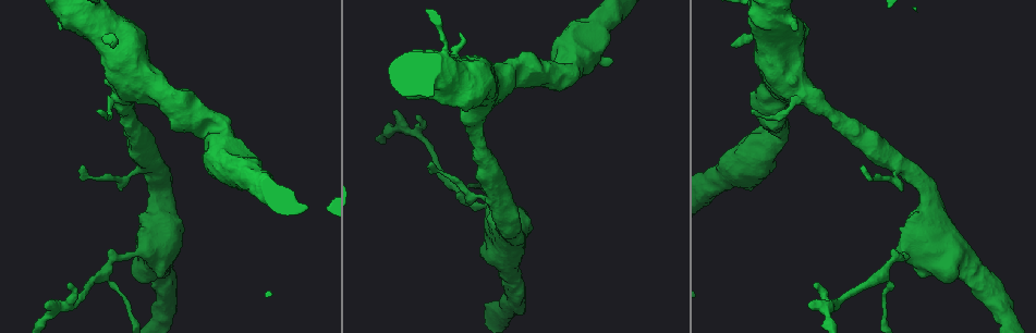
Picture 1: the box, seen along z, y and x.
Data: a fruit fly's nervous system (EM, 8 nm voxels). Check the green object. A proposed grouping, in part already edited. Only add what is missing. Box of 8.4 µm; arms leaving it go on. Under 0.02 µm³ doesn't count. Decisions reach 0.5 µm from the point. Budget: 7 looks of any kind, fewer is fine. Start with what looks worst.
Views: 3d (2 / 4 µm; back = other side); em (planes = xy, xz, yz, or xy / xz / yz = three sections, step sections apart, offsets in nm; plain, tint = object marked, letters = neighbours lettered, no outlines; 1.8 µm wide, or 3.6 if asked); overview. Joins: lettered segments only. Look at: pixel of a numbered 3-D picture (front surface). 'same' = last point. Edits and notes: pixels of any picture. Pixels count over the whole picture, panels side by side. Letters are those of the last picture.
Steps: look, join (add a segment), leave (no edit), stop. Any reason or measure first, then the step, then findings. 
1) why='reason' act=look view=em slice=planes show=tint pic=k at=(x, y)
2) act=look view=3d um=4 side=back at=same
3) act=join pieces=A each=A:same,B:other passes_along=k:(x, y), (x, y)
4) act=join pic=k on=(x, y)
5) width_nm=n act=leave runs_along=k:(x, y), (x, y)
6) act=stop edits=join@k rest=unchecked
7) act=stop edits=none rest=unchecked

why='free end' act=look view=em um=3.6 slice=planes show=plain pic=1 at=(730, 45)

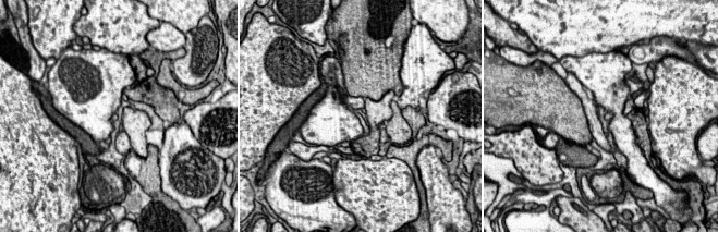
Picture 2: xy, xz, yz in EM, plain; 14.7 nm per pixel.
act=look view=em um=3.6 slice=planes show=letters at=same

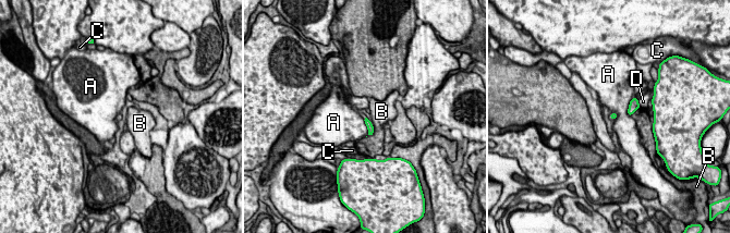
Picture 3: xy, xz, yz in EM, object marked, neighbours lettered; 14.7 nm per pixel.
act=leave each=A:other,B:other,C:other,D:other border=3:(633, 96), (629, 105), (629, 115) found='none of them fits'

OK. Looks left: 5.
why='tapers out' act=look view=3d um=2 pic=1 at=(813, 285)

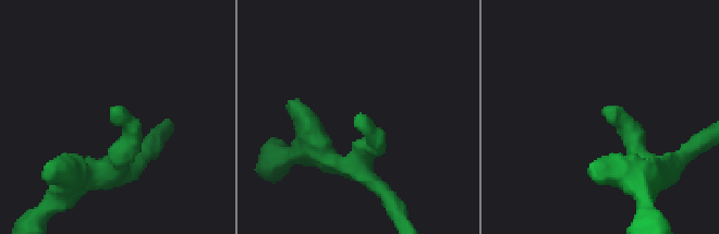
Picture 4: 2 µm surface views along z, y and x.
why='need the tissue' act=look view=em slice=xy step=16 show=tint pic=4 at=(603, 113)

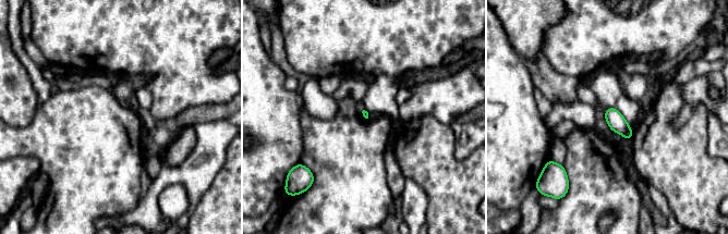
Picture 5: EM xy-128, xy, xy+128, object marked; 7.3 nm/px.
why='another direction' act=look view=em slice=planes show=letters at=same

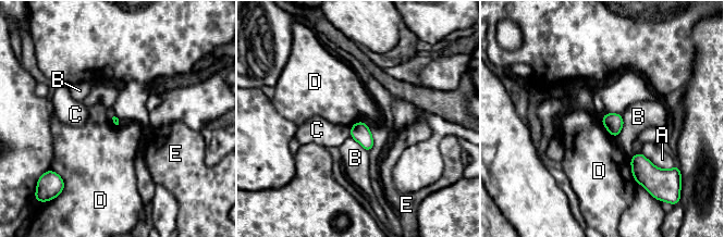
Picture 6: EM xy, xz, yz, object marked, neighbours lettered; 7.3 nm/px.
act=leave each=A:other,B:other,C:other,D:other,E:other border=6:(629, 158), (632, 174), (636, 183) found='none of them fits'

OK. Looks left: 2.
act=stop edits=none rest=unchecked

